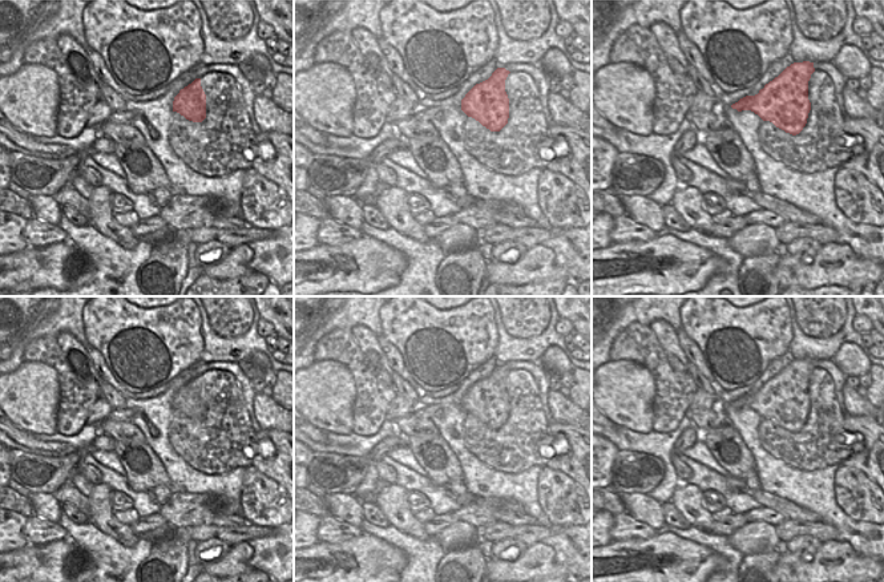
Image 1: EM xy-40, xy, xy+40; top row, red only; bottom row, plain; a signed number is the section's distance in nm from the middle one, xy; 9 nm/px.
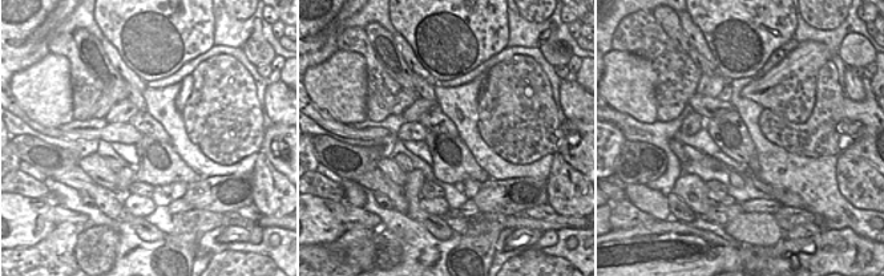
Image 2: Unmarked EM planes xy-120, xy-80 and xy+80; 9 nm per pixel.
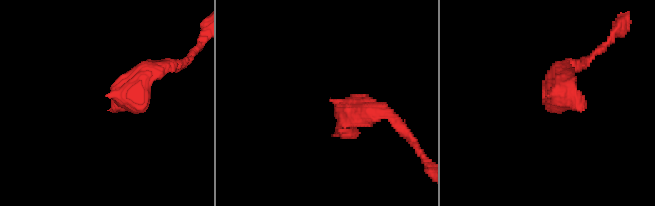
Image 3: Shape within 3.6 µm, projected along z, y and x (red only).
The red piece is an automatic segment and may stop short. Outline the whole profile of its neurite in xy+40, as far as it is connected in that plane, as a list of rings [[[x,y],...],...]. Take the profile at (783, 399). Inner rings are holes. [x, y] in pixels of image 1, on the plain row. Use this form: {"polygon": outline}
{"polygon": [[[794,360],[758,392],[746,393],[727,404],[724,412],[751,408],[763,419],[770,419],[786,431],[796,433],[806,424],[811,408],[808,379],[814,369],[814,360]]]}

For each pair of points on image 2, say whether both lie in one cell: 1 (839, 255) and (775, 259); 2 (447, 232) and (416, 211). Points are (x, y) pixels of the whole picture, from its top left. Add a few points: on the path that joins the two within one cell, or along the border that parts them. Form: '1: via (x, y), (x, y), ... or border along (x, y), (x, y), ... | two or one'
1: via (823, 240), (806, 240), (791, 250) | one
2: via (439, 228), (424, 218) | one

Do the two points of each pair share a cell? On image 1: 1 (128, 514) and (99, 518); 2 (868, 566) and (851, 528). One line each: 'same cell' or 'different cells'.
1: different cells
2: different cells

